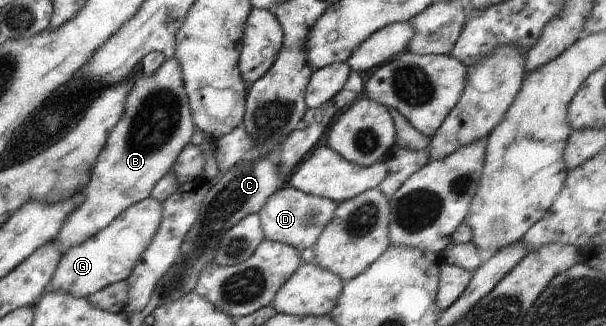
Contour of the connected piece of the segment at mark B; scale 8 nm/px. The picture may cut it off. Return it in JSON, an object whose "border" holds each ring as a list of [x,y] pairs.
{"border":[[[167,59],[151,75],[139,78],[130,88],[125,110],[109,133],[89,184],[83,188],[86,201],[78,206],[60,228],[54,243],[62,252],[85,242],[102,228],[109,226],[124,210],[150,197],[159,180],[171,172],[173,164],[195,132],[190,104],[182,79],[179,61]]]}

